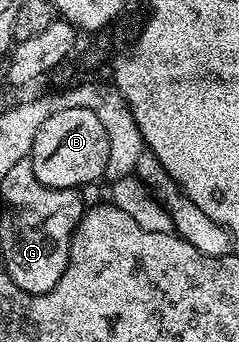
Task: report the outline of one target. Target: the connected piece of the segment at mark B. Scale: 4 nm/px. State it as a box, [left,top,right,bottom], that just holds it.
[31,107,109,187]

